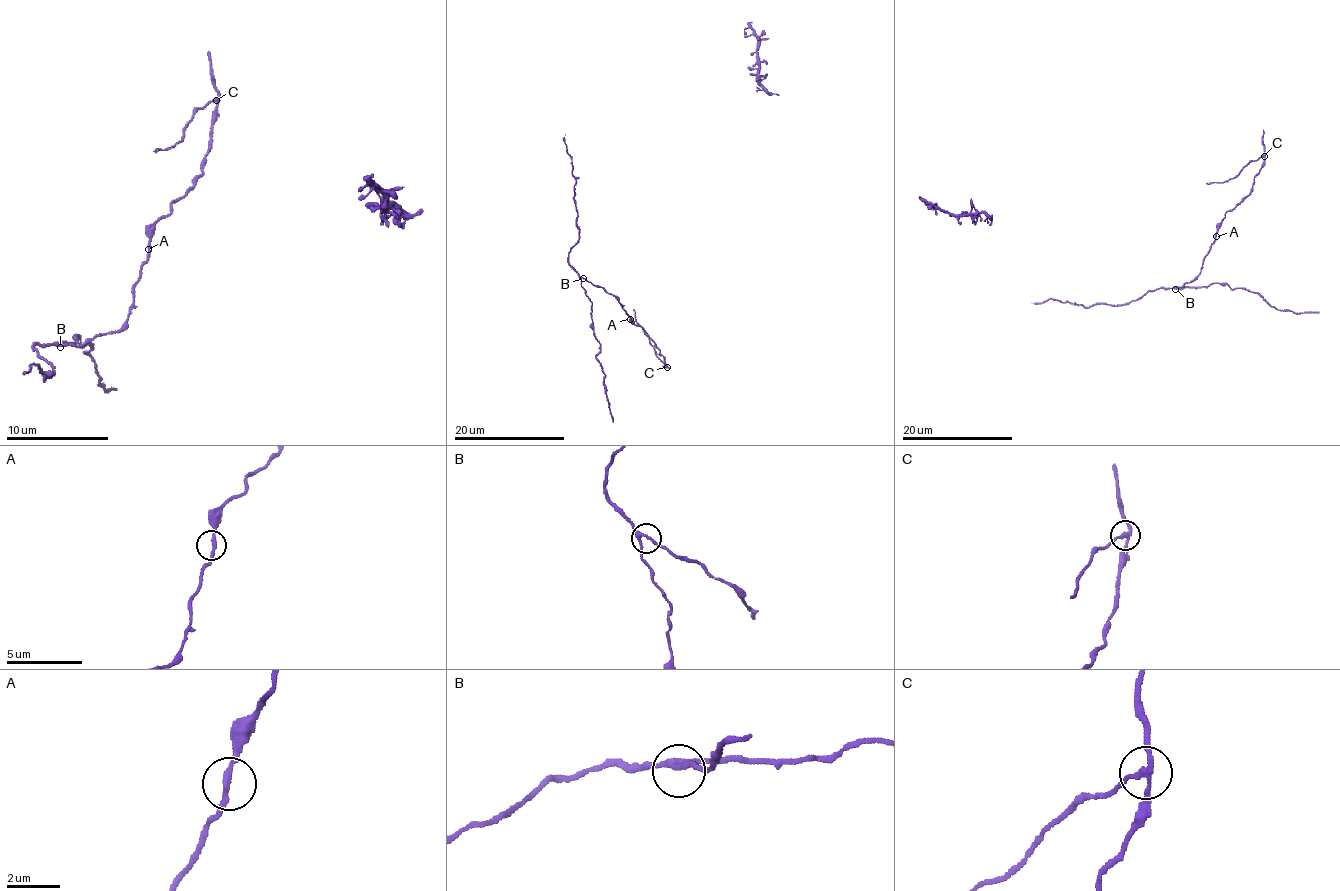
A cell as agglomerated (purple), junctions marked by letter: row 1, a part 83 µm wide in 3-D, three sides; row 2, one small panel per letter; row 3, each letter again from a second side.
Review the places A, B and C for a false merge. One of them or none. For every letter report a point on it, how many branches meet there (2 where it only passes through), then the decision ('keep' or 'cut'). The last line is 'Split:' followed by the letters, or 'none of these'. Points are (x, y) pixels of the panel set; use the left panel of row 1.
A: at (148, 249); 2 branches meet; keep
B: at (60, 347); 3 branches meet; keep
C: at (216, 100); 3 branches meet; cut
Split: C

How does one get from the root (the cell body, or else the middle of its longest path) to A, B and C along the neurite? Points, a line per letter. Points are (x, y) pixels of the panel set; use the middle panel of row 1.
A: (577, 217), (579, 241), (569, 252), (569, 264), (581, 277), (612, 294), (630, 319)
B: (577, 217), (579, 241), (569, 252), (569, 264), (583, 278)
C: (577, 217), (579, 241), (569, 252), (569, 264), (581, 277), (616, 298), (630, 319), (655, 344), (667, 367)

